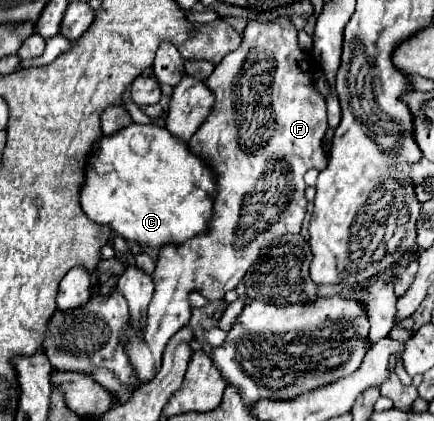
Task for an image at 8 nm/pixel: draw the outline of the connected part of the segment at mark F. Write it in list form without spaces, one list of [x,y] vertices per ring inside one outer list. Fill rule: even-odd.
[[[278,17],[272,21],[250,19],[242,31],[240,47],[224,55],[224,59],[206,79],[206,85],[216,95],[216,103],[210,117],[192,135],[188,145],[196,155],[212,163],[218,173],[214,219],[210,223],[210,233],[194,237],[192,241],[186,241],[182,245],[164,245],[160,249],[156,271],[152,275],[156,291],[148,307],[146,329],[142,331],[142,337],[136,337],[130,327],[122,335],[122,343],[140,383],[150,381],[158,373],[162,351],[168,339],[188,323],[190,291],[200,291],[208,301],[224,299],[224,293],[236,289],[248,267],[258,259],[262,247],[270,245],[276,237],[282,237],[286,233],[300,233],[302,229],[302,221],[306,215],[304,173],[308,169],[320,171],[328,165],[328,155],[322,147],[328,121],[326,99],[314,87],[314,73],[318,71],[318,63],[312,59],[310,51],[300,51],[296,33],[298,31],[288,17]]]

